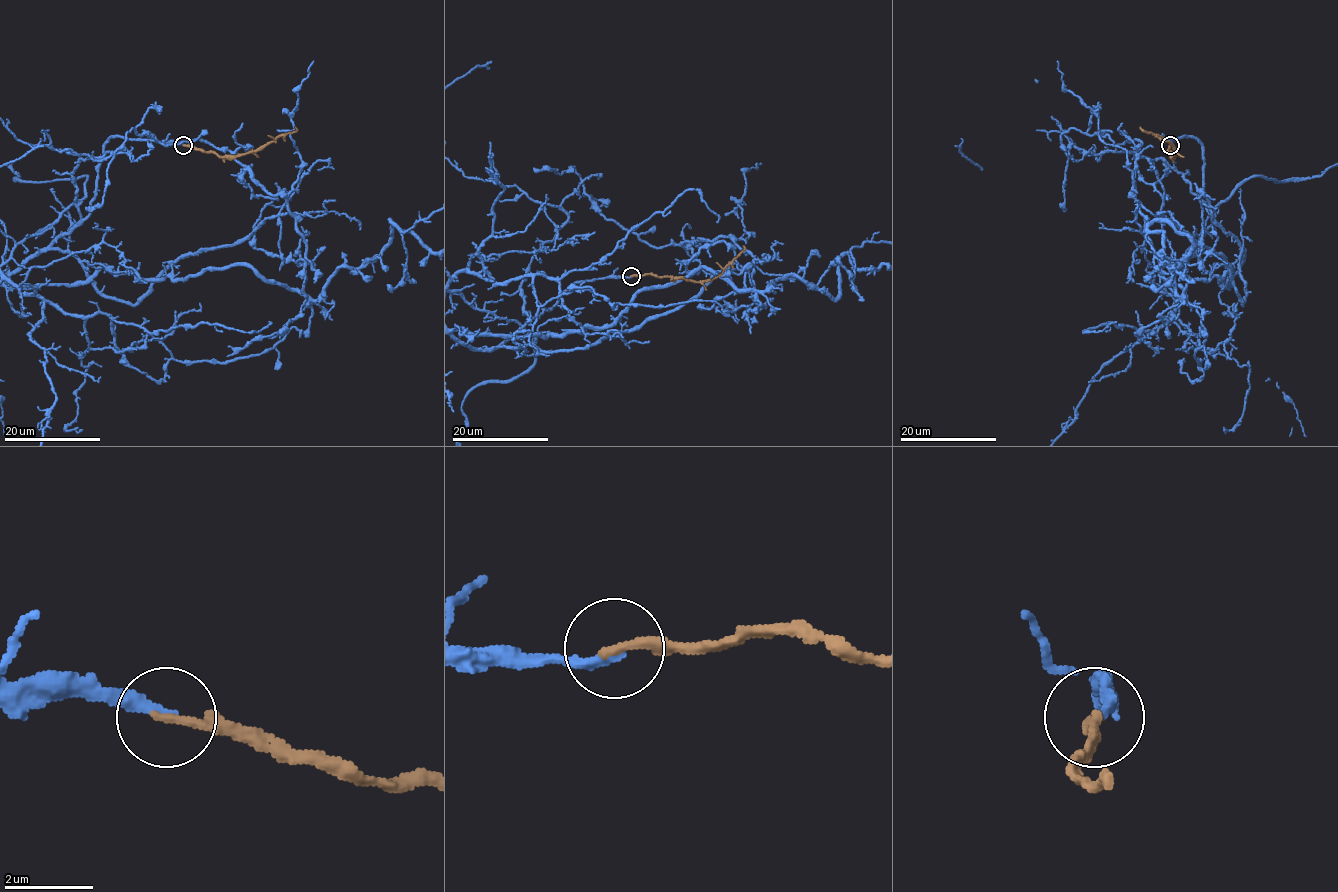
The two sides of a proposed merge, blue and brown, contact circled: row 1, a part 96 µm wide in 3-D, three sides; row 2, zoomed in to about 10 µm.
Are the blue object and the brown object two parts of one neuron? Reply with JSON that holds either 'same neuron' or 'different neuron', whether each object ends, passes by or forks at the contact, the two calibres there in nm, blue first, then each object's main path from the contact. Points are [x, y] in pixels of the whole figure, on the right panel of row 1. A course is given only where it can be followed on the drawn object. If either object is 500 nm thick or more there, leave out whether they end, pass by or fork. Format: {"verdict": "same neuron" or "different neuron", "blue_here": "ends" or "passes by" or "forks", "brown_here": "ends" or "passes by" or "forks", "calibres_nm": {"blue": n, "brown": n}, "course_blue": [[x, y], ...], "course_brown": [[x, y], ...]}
{"verdict": "same neuron", "blue_here": "ends", "brown_here": "ends", "calibres_nm": {"blue": 240, "brown": 220}, "course_brown": [[1170, 145], [1168, 149], [1171, 157], [1176, 152], [1168, 141], [1146, 133], [1140, 127]]}

